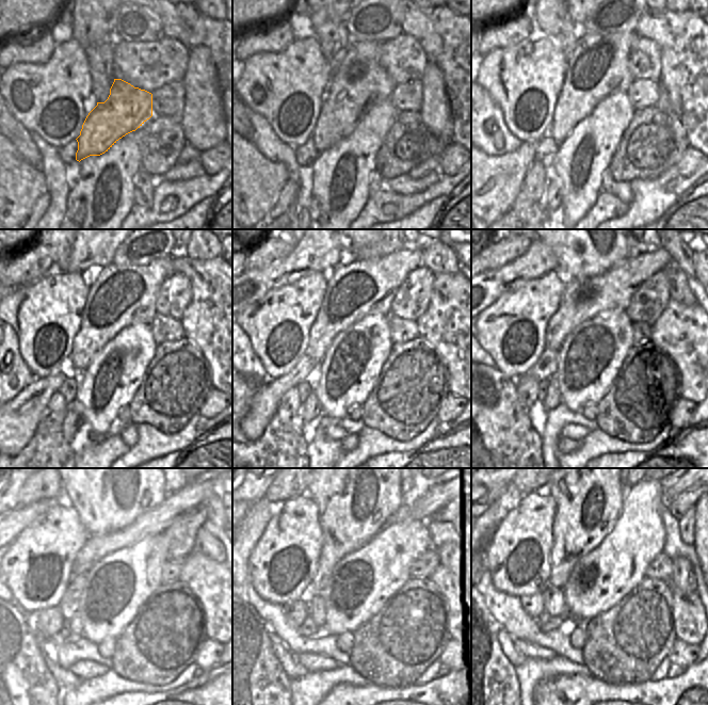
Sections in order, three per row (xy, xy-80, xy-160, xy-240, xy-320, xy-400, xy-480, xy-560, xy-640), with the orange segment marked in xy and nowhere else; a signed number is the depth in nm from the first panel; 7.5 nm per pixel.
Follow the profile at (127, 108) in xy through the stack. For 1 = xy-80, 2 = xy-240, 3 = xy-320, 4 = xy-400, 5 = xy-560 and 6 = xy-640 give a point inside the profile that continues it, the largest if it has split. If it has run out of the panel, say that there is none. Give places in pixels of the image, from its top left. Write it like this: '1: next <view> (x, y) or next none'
1: next xy-80 (359, 82)
2: next xy-240 (118, 297)
3: next xy-320 (357, 289)
4: next xy-400 (584, 298)
5: next xy-560 (421, 509)
6: next xy-640 (670, 494)

